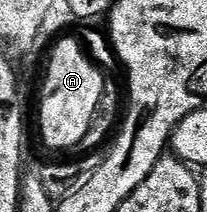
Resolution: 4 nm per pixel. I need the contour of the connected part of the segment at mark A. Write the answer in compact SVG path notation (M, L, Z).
M62 37L50 53L46 82L42 85L42 102L38 105L38 129L50 149L74 149L90 133L94 116L106 93L106 77L94 66L86 49L74 37Z

